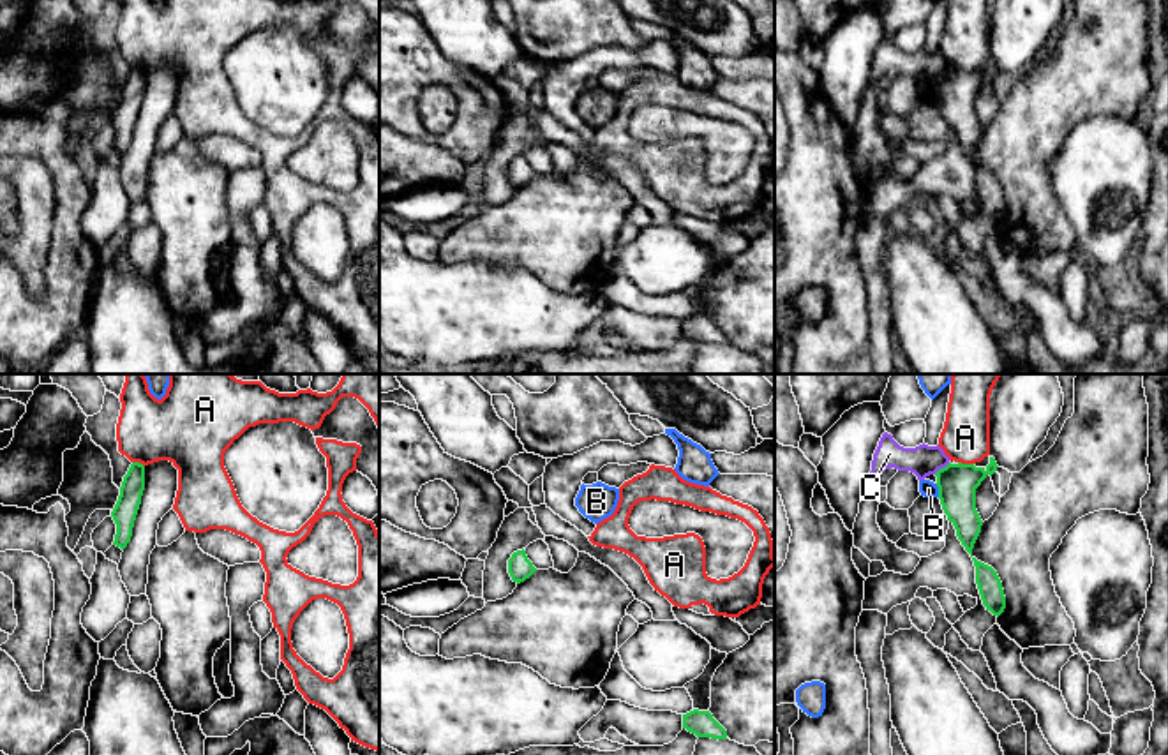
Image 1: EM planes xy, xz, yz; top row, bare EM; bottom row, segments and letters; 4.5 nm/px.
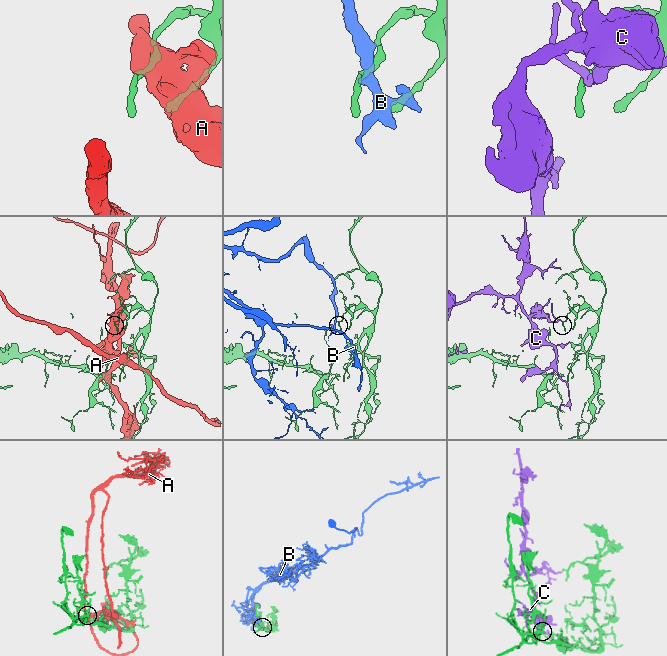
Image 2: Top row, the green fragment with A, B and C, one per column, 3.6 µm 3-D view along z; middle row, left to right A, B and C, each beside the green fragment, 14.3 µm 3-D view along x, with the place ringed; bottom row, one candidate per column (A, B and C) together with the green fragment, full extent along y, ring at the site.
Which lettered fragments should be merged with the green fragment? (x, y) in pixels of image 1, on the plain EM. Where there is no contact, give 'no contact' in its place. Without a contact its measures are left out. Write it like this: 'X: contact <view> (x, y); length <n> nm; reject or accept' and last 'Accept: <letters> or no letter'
A: contact yz (965, 69); length 70 nm; reject
B: contact yz (939, 96); length 70 nm; reject
C: contact yz (943, 73); length 90 nm; reject
Accept: no letter

